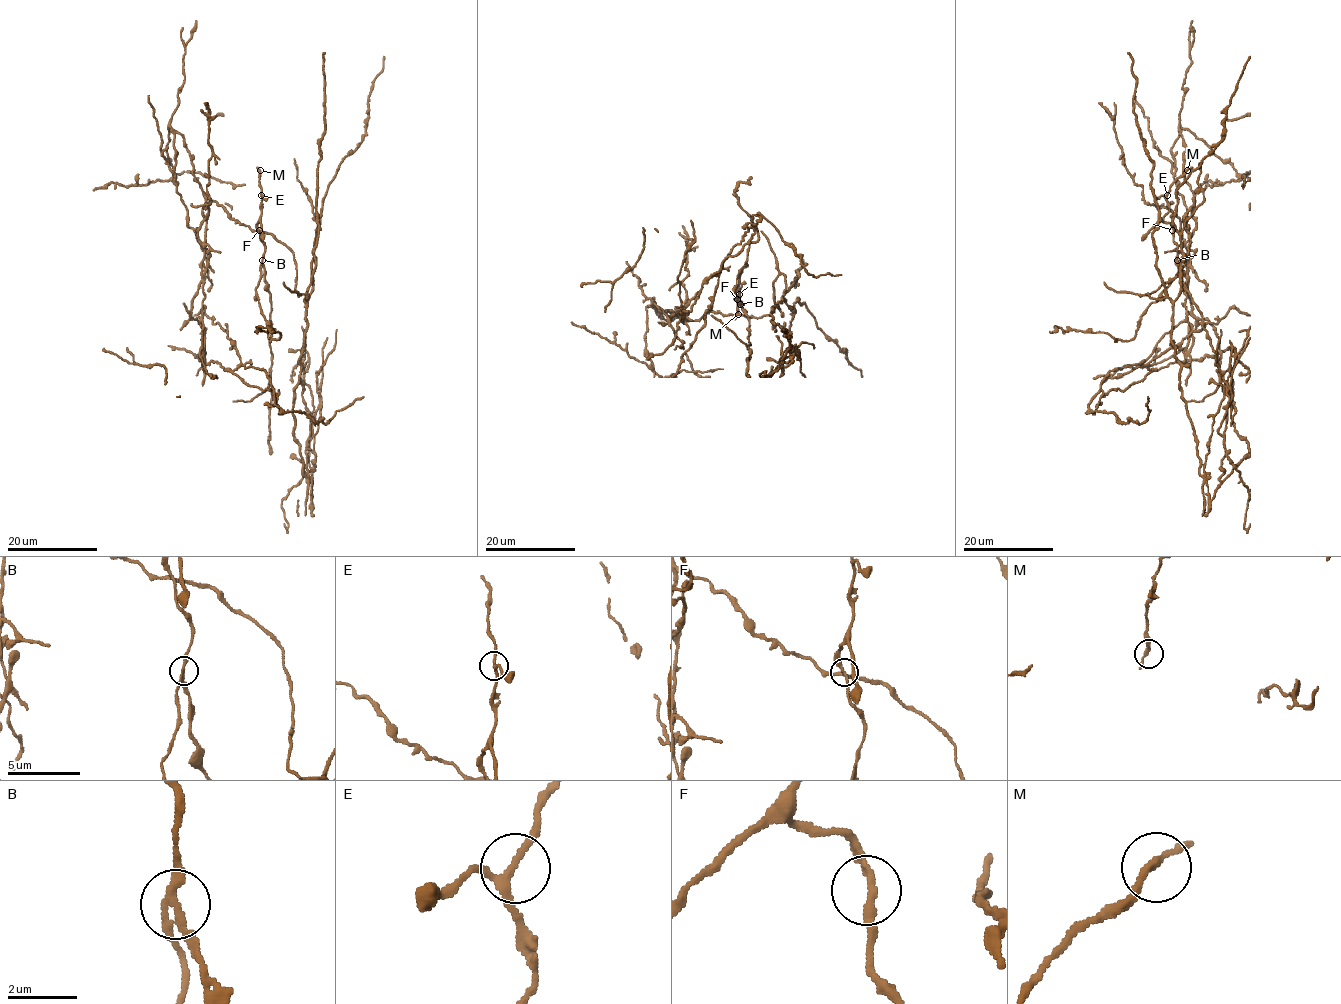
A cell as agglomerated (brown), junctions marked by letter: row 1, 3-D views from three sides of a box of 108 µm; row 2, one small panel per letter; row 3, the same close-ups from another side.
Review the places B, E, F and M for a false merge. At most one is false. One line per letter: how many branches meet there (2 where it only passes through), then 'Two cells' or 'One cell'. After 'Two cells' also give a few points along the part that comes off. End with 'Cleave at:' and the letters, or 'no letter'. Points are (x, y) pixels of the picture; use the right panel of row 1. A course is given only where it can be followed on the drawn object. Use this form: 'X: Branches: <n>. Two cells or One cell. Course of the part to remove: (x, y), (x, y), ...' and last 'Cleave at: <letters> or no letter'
B: Branches: 3. Two cells
E: Branches: 3. One cell
F: Branches: 2. One cell
M: Branches: 2. One cell
Cleave at: B

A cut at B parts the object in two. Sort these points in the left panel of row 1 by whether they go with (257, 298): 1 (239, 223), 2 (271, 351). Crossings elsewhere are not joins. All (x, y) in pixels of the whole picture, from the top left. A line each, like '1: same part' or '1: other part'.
1: other part
2: other part

